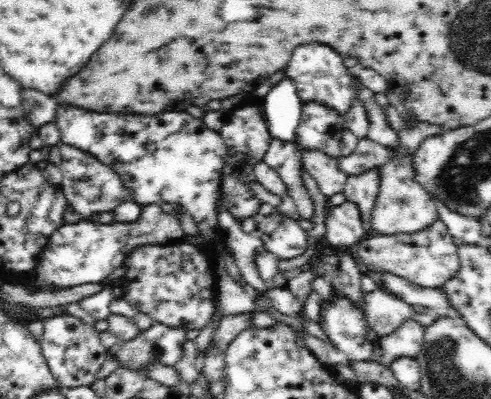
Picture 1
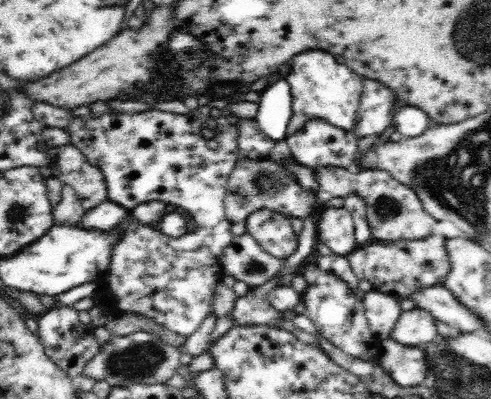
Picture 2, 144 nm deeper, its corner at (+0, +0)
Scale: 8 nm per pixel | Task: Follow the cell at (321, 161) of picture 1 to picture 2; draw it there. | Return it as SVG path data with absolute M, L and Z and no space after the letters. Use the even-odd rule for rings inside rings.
M316 168L314 172L320 190L332 194L332 198L360 198L364 200L364 206L368 210L368 224L372 230L372 242L410 242L410 240L426 240L430 236L436 236L434 220L428 212L424 212L422 202L418 196L406 186L400 184L390 176L390 172L384 170L344 170L344 168Z

